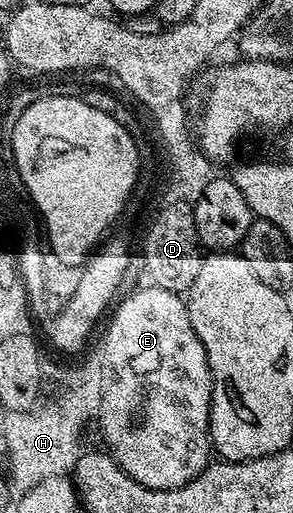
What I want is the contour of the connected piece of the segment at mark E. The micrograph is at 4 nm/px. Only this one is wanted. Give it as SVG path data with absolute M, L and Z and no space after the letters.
M146 284L143 290L124 298L117 303L118 311L116 306L109 319L114 330L105 327L110 333L110 342L106 342L106 366L110 366L110 372L96 411L98 426L102 429L103 440L110 445L110 457L128 476L132 476L132 480L153 490L179 490L212 462L210 401L214 378L210 374L208 356L192 328L183 295Z

